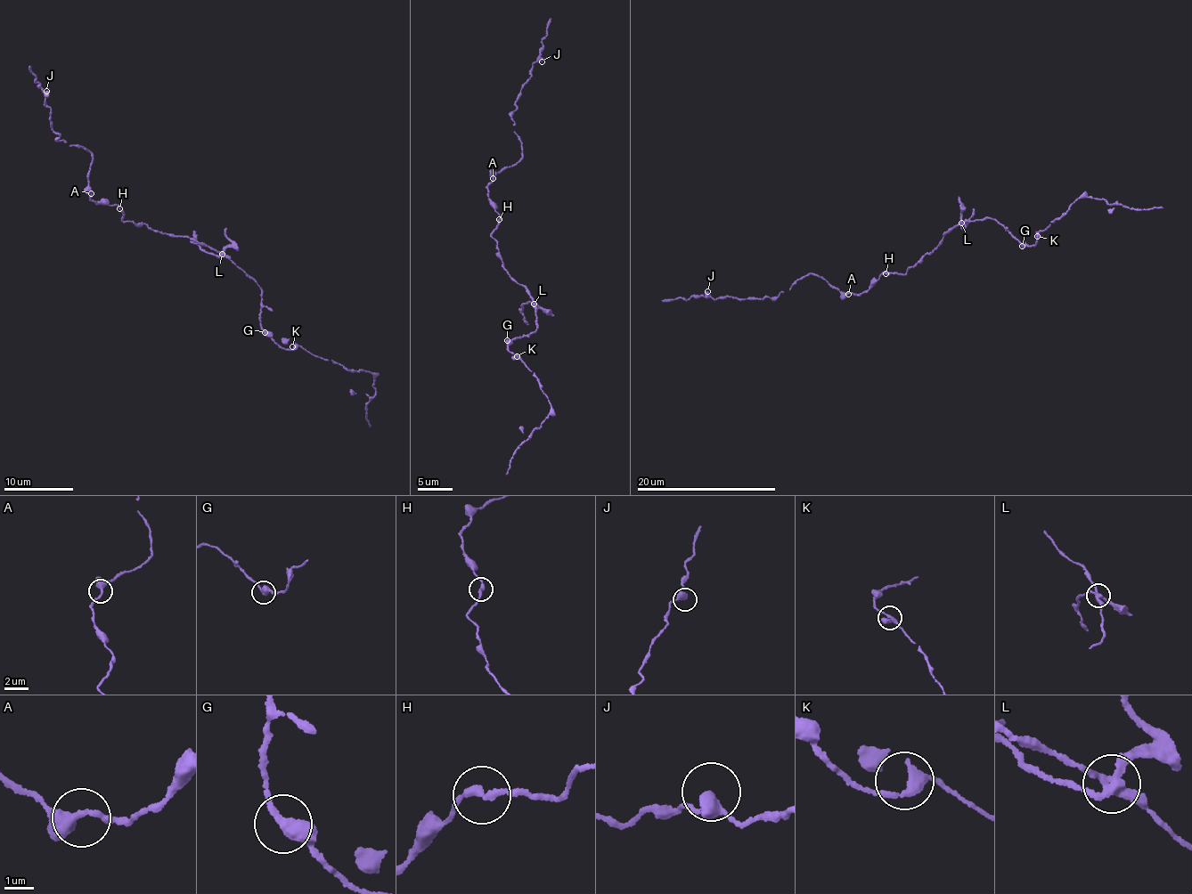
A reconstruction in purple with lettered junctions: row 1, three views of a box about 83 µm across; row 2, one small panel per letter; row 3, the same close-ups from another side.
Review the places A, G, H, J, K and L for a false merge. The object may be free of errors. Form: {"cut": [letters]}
{"cut": ["L"]}

